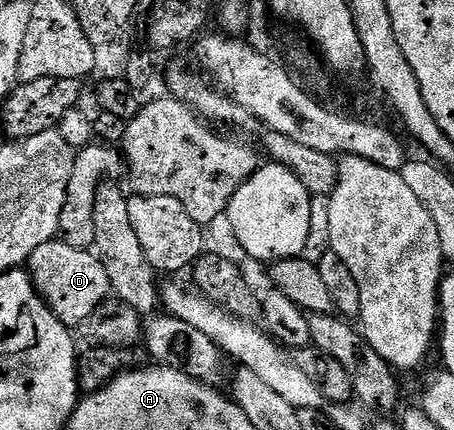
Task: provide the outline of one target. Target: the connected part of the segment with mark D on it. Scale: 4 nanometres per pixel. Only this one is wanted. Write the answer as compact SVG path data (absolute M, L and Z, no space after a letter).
M61 238L45 242L45 246L33 250L29 271L39 297L53 310L57 319L72 330L78 329L79 324L112 295L109 274L105 274L105 266L101 266L94 251L74 248Z

